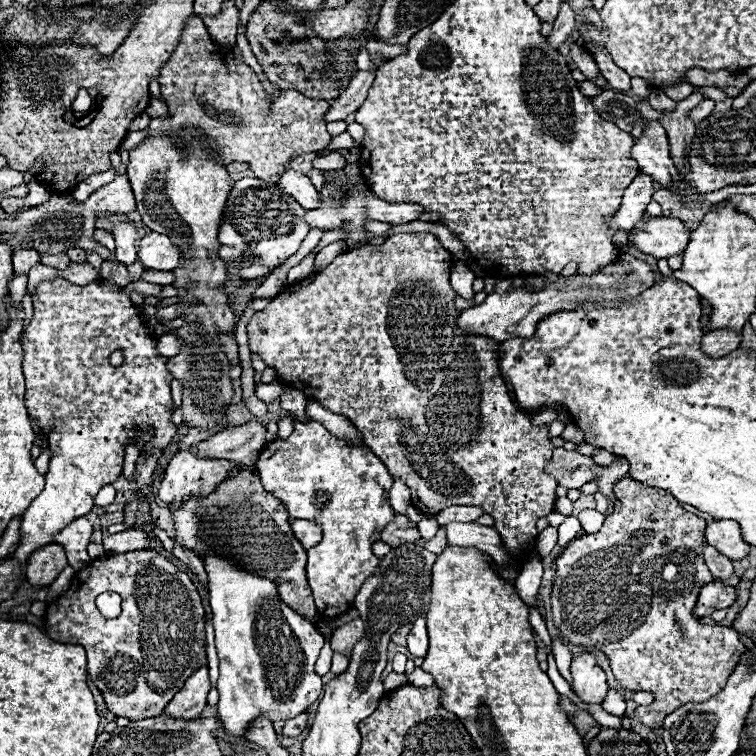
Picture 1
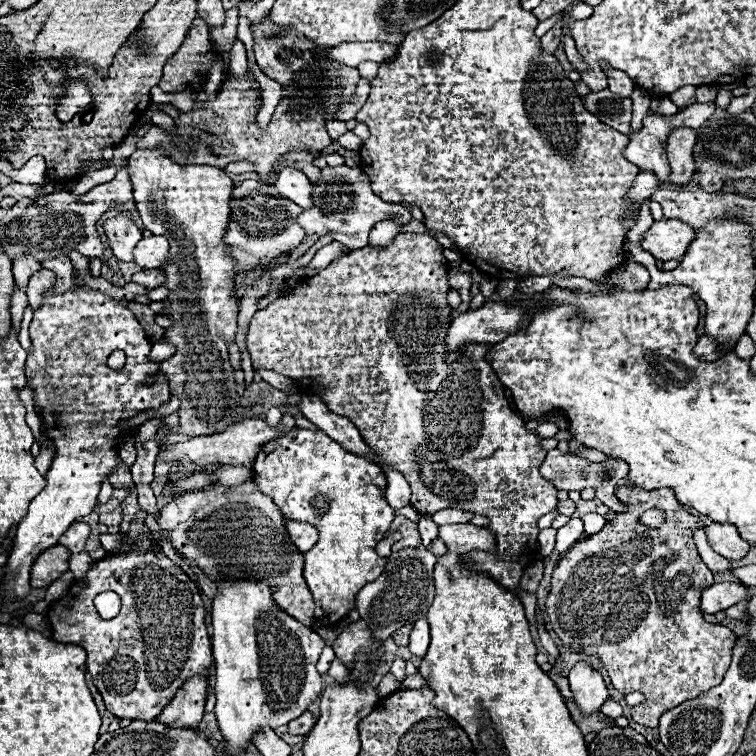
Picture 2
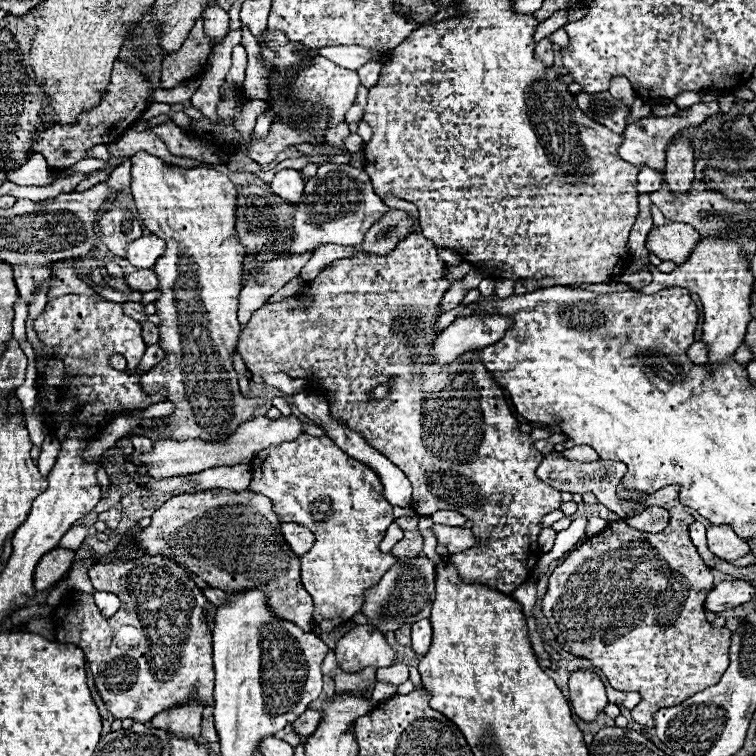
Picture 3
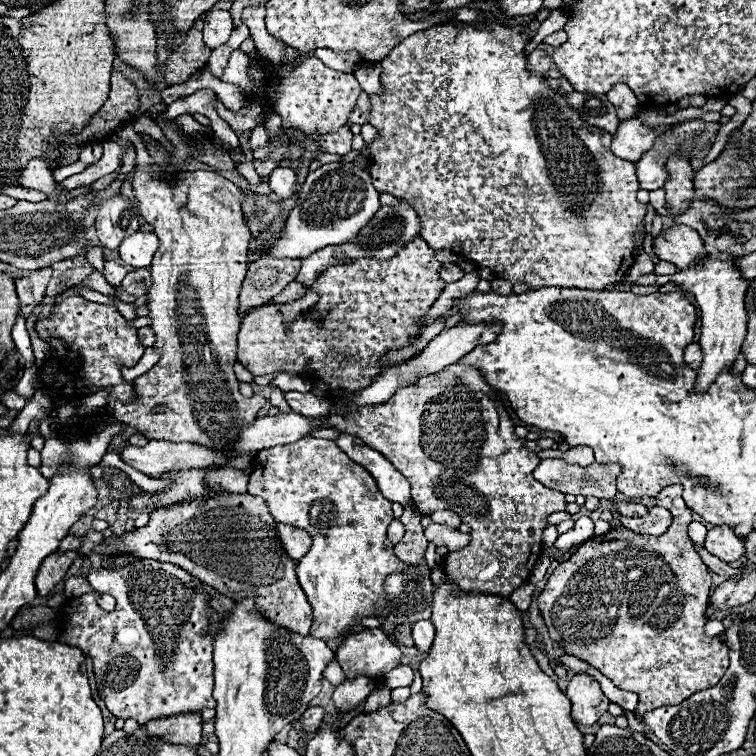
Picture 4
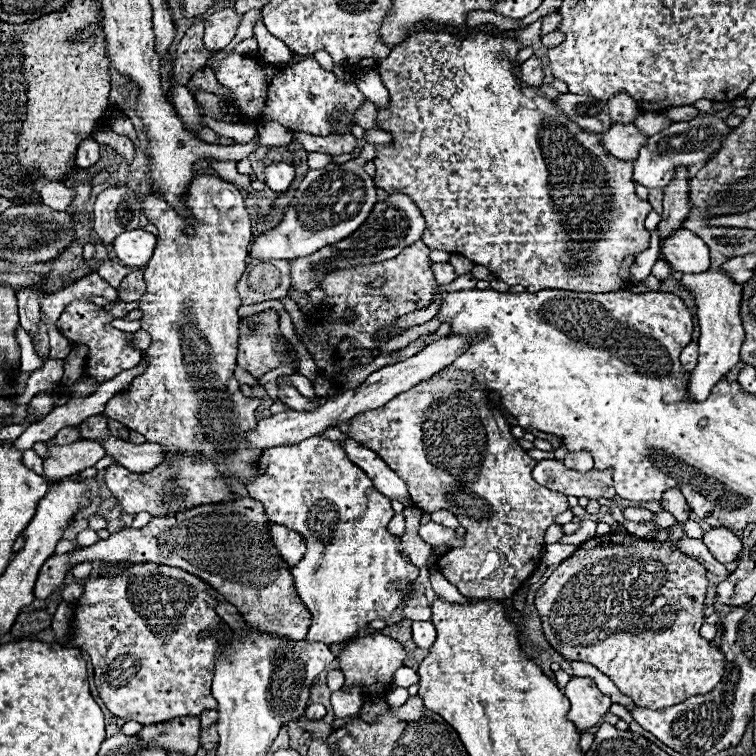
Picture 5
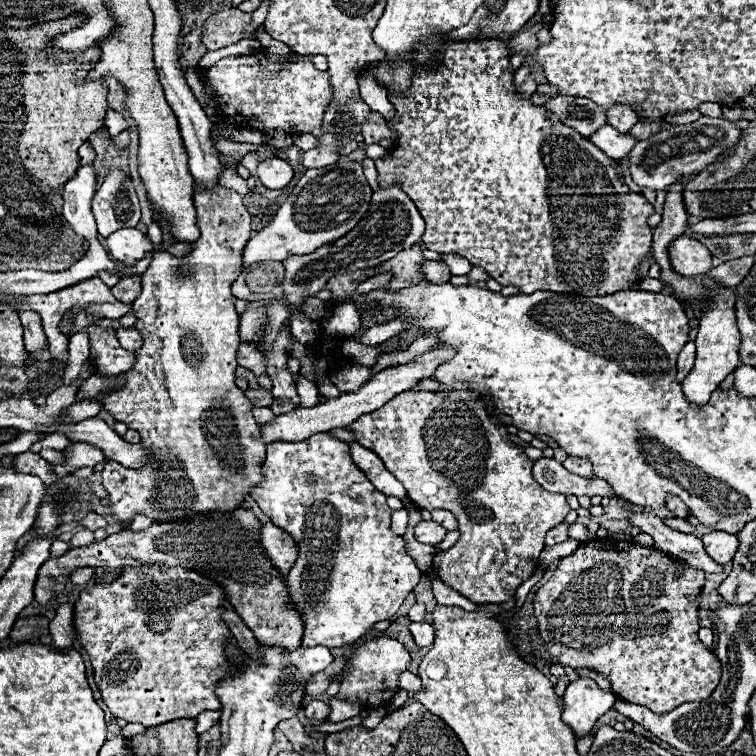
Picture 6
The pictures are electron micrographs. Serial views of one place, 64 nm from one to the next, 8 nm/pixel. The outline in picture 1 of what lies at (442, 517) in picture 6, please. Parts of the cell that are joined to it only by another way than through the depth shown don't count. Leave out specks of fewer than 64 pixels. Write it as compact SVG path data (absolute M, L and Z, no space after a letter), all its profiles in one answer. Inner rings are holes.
M450 506L436 514L436 520L440 526L446 526L450 522L476 522L484 510L480 506Z

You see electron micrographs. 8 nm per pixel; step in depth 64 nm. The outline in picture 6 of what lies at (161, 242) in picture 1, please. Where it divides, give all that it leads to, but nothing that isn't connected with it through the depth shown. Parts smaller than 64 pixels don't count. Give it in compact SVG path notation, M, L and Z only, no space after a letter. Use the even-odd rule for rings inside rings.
M122 228L106 238L110 254L124 262L124 264L136 264L142 258L152 256L152 242L150 238L136 230L136 228Z

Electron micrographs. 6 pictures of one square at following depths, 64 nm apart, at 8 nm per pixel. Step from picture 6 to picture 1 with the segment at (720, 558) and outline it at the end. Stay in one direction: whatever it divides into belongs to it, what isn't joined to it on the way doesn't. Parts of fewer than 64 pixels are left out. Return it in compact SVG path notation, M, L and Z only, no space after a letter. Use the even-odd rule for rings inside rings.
M714 520L712 524L708 524L706 540L710 546L732 560L740 560L750 552L750 544L742 540L740 526L734 520Z

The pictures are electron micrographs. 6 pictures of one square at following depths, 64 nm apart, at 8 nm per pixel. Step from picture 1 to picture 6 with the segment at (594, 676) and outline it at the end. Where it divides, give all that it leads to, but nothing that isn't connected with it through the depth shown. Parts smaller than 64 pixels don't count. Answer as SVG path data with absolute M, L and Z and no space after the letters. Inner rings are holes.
M578 678L570 682L562 698L566 704L562 720L574 728L576 738L588 736L598 718L606 714L616 702L616 698L608 692L602 692L592 678Z

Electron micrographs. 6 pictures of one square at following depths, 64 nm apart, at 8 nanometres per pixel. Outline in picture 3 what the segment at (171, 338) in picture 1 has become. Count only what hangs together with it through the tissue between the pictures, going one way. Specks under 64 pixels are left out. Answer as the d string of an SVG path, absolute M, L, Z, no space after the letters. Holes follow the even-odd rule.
M152 344L152 346L148 346L148 350L146 350L146 354L144 354L144 358L142 358L138 370L140 370L140 372L150 370L150 368L152 368L154 364L158 364L164 356L166 356L166 350L164 350L160 344Z

